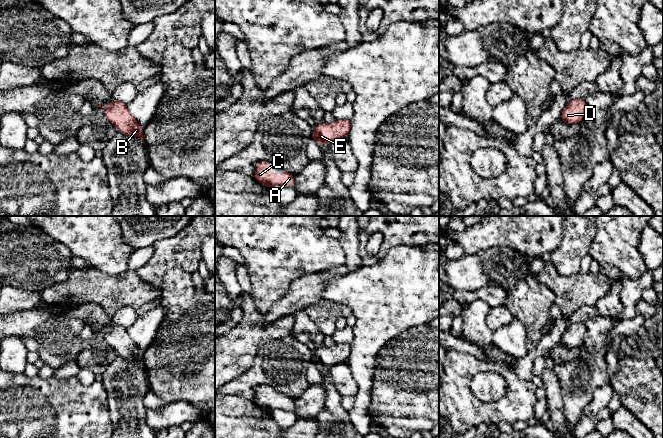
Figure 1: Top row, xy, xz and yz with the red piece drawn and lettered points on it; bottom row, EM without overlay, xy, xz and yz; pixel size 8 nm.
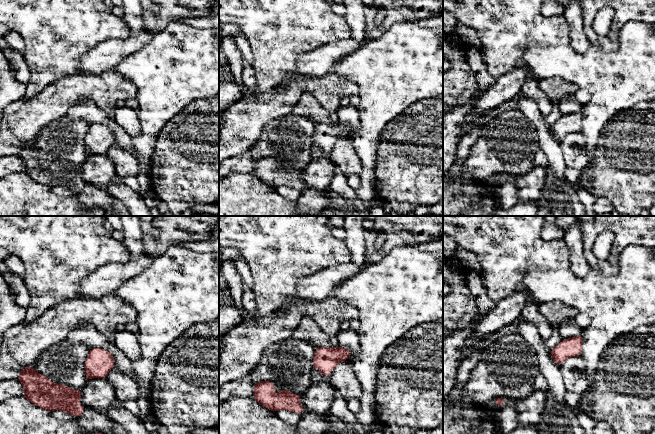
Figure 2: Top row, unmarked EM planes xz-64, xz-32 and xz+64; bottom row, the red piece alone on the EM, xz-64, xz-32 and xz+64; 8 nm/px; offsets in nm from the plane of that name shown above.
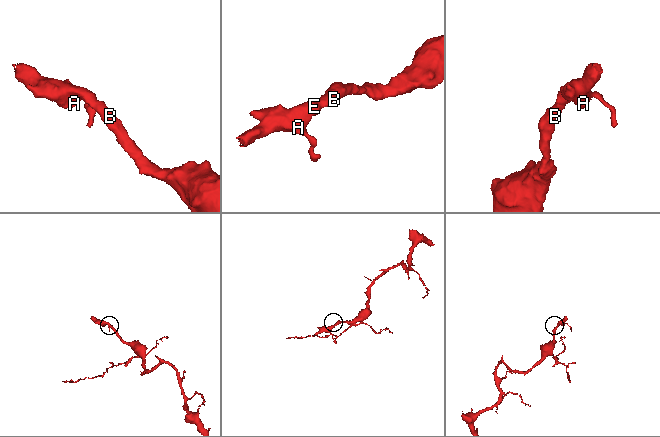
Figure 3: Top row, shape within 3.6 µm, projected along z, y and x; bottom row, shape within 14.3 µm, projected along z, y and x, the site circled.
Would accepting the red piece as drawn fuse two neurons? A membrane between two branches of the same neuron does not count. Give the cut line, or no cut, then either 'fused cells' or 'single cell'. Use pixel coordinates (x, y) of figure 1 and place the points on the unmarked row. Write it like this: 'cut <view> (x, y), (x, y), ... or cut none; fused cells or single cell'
cut none; single cell

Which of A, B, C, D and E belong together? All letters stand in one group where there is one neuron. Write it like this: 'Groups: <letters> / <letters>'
Groups: A B C D E

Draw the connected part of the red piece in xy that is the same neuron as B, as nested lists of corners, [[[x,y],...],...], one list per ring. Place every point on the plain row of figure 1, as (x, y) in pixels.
[[[110,325],[105,331],[103,340],[106,341],[119,355],[127,360],[140,361],[145,368],[143,351],[134,343],[127,332],[127,328]]]

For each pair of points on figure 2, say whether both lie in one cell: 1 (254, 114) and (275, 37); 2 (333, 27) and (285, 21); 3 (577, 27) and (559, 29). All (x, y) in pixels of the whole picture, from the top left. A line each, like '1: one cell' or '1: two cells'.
1: two cells
2: one cell
3: two cells

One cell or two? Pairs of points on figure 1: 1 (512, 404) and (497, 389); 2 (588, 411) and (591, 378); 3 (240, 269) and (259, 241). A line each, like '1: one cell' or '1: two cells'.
1: two cells
2: two cells
3: two cells

